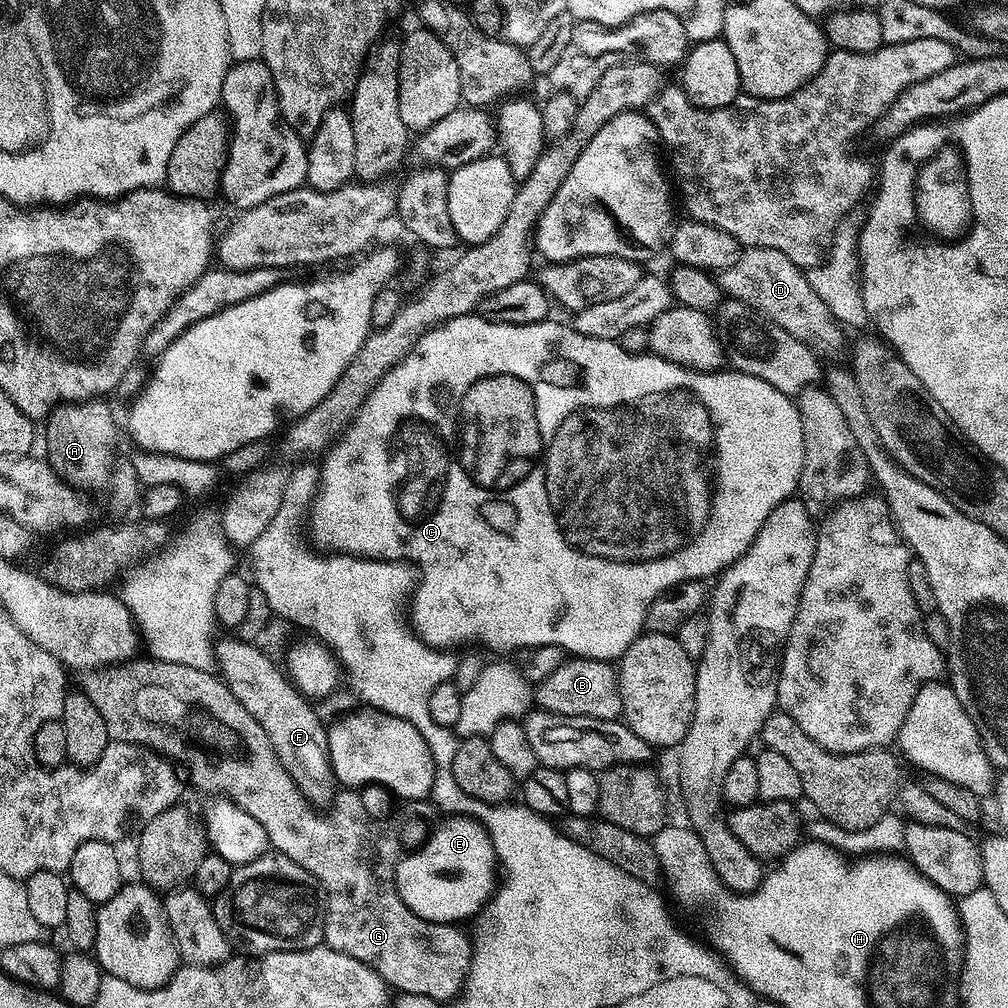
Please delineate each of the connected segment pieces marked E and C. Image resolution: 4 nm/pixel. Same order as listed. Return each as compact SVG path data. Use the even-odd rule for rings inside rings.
M470 816L444 818L405 860L400 858L396 862L396 889L402 902L406 902L418 918L432 924L471 921L492 899L497 888L498 859L492 839L483 823Z
M469 314L447 320L445 324L424 332L414 347L380 379L378 386L374 386L366 402L362 402L355 418L348 423L348 427L340 433L335 443L323 453L324 464L319 465L320 483L310 501L310 515L306 520L306 524L312 527L313 538L326 548L324 550L332 554L362 556L365 560L398 560L415 566L418 569L418 579L415 581L414 591L410 596L410 605L412 604L410 628L432 648L456 650L459 644L485 644L496 652L516 652L519 648L531 650L553 644L576 658L619 661L624 651L635 642L637 636L641 635L649 606L666 589L687 580L704 580L712 575L715 577L725 568L729 568L752 545L758 530L762 530L766 518L770 518L773 510L783 500L793 499L794 493L800 487L804 447L802 446L802 422L793 397L774 390L770 382L762 382L762 378L754 378L745 372L735 370L695 372L689 368L679 368L676 364L666 362L660 356L627 352L615 340L590 338L586 334L578 334L576 328L567 323L555 324L554 320L549 318L533 324L499 324L493 320L486 320L479 314Z

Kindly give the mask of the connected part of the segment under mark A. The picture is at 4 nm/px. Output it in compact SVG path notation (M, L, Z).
M103 399L82 400L79 404L62 404L48 417L42 428L42 444L50 467L61 480L81 494L100 492L109 487L118 467L116 443L120 432L116 429L116 416L104 405Z

